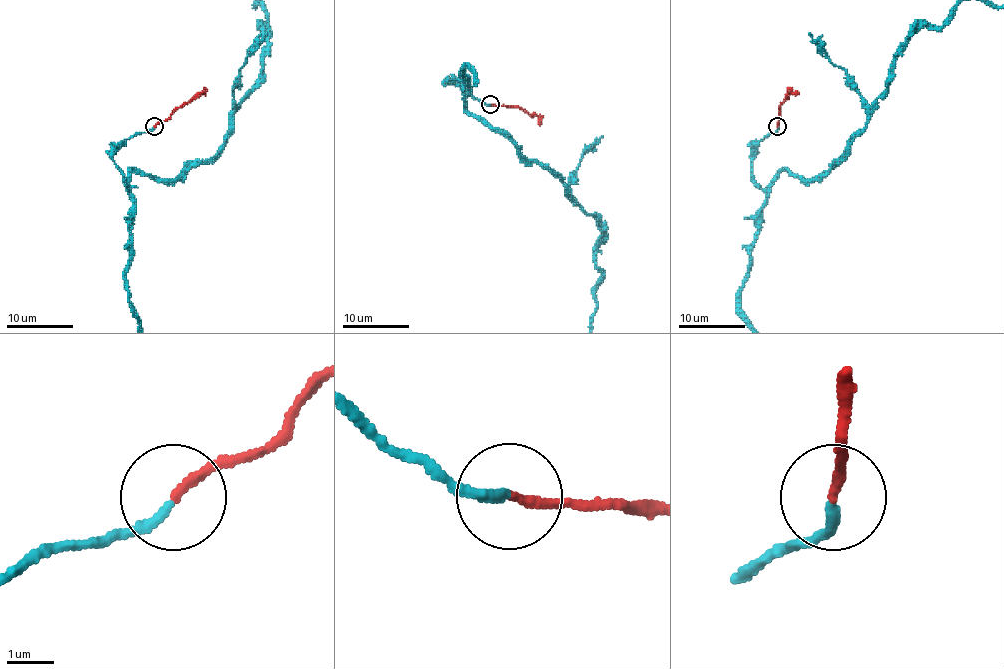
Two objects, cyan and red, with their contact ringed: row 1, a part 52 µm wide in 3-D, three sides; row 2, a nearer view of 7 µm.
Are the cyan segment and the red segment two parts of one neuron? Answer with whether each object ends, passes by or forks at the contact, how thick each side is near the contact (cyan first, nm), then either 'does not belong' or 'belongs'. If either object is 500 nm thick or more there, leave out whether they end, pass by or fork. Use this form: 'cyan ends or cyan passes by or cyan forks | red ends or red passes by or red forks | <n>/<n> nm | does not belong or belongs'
cyan ends | red ends | 200/190 nm | belongs

